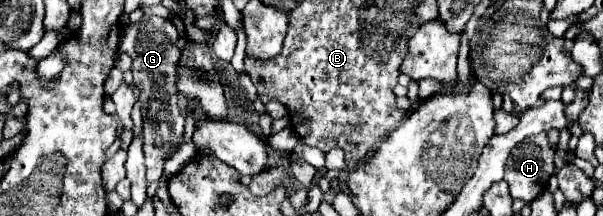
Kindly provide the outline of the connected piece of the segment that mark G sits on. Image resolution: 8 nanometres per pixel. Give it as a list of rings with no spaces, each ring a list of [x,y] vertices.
[[[144,16],[138,24],[126,24],[118,50],[132,58],[134,84],[140,90],[142,118],[144,118],[144,158],[146,158],[146,180],[156,182],[162,176],[170,146],[176,144],[184,134],[184,118],[178,110],[178,64],[180,48],[176,46],[178,30],[172,22],[160,16]]]

